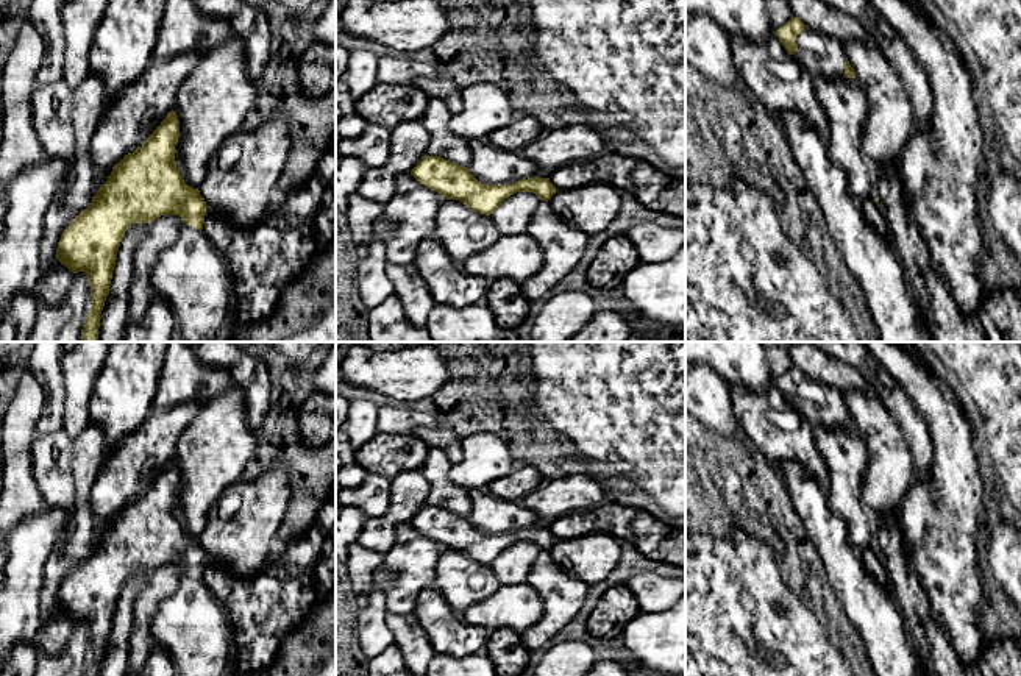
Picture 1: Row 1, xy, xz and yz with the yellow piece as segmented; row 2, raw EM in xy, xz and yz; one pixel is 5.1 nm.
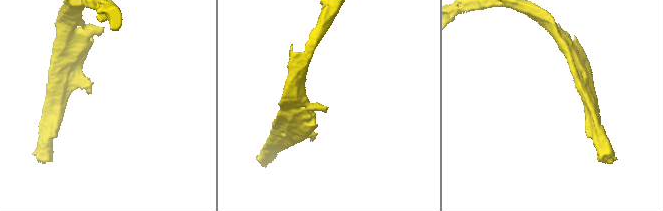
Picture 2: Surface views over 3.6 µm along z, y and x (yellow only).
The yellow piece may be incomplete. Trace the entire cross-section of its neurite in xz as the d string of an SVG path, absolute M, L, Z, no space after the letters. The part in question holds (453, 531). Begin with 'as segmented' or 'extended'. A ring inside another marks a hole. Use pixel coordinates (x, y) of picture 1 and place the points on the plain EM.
as segmented; M425 504L411 520L423 535L439 542L446 550L459 550L479 564L490 565L506 548L515 542L532 542L548 551L556 537L550 528L528 528L514 534L481 534L467 517L461 517L440 506Z

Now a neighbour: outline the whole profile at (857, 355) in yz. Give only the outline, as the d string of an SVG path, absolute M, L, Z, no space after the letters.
M809 342L831 358L841 361L857 370L862 378L876 390L884 406L904 434L905 445L915 461L915 473L929 476L932 464L932 440L926 422L916 411L913 401L905 395L901 384L873 356L865 342Z

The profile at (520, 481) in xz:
M514 467L509 475L495 479L487 490L506 501L523 500L529 492L543 482L542 473L535 467Z

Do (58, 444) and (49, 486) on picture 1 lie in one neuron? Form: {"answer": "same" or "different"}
{"answer": "same"}

